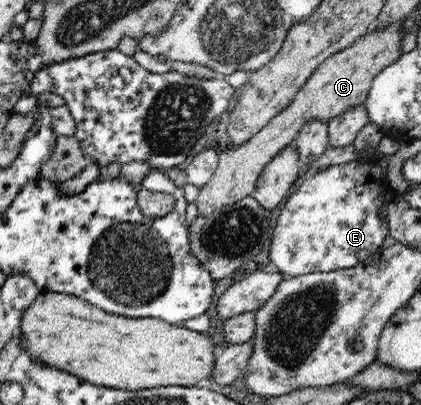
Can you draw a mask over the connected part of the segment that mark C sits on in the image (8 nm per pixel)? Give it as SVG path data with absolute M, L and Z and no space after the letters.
M396 22L387 28L367 32L350 47L328 56L314 70L308 81L296 91L292 101L276 113L263 129L243 145L219 154L218 167L212 179L200 189L197 199L199 213L208 215L218 208L236 204L244 197L251 196L266 165L284 149L294 145L296 135L308 122L320 121L328 124L334 117L340 117L340 114L362 106L374 78L388 65L400 59L401 47L402 32L400 22Z

